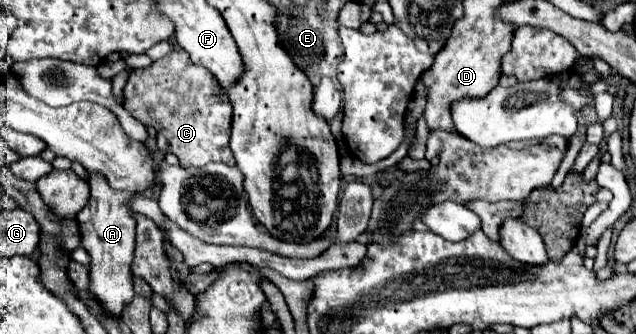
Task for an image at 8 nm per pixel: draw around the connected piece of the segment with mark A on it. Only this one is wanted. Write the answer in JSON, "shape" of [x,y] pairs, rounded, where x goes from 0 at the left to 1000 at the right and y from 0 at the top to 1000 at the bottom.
{"shape":[[[143,524],[143,590],[140,608],[121,644],[124,698],[127,698],[127,740],[140,757],[140,871],[146,895],[156,895],[159,925],[165,913],[178,925],[178,937],[190,937],[209,901],[209,746],[212,746],[212,650],[206,626],[197,614],[209,578],[181,572],[168,554],[168,542],[156,524]]]}

